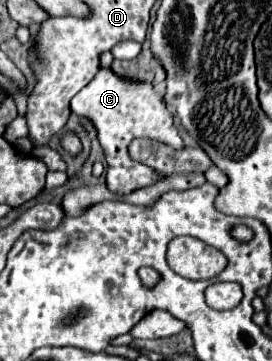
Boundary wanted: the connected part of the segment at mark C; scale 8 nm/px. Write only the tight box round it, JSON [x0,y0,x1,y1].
[71,68,183,194]

